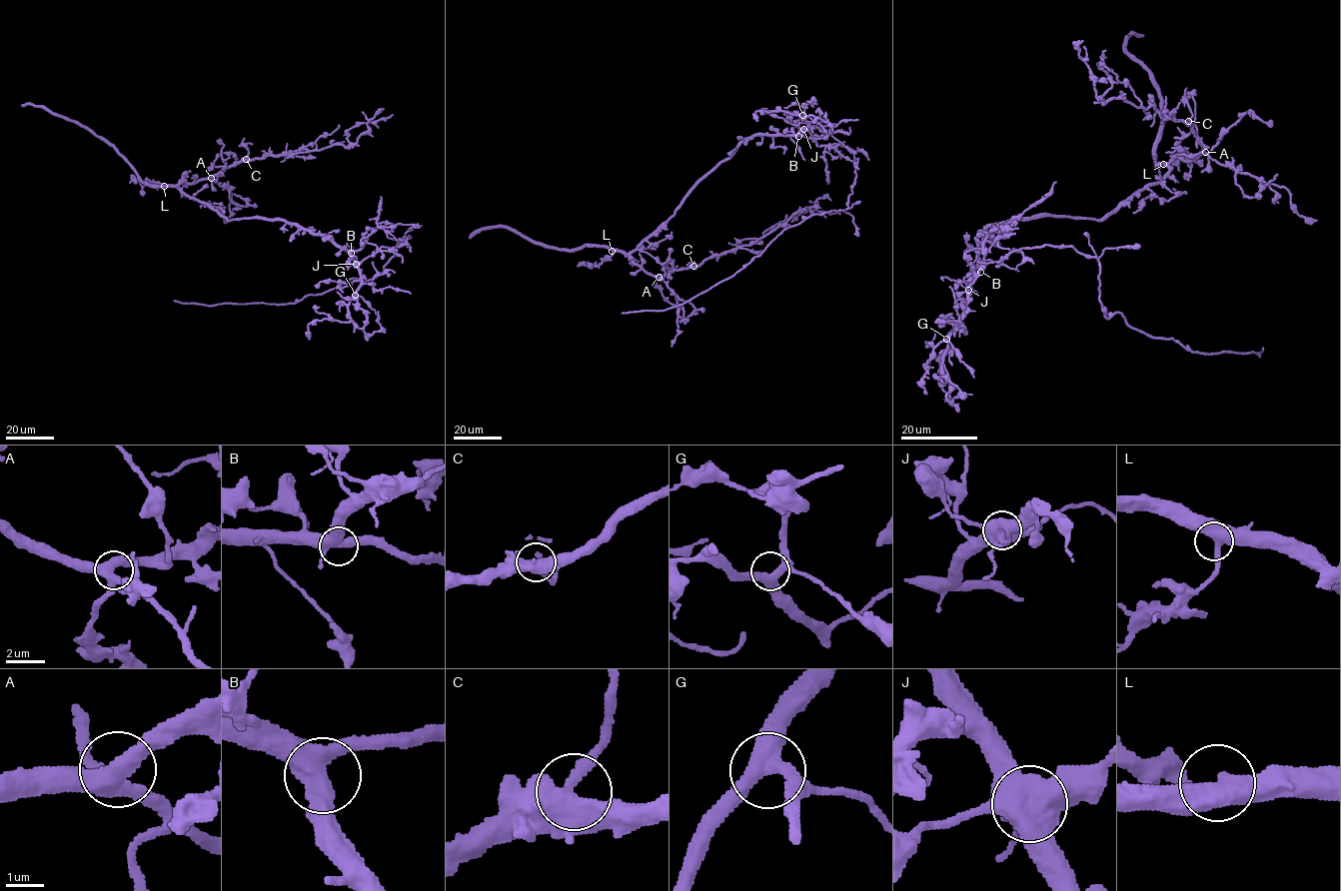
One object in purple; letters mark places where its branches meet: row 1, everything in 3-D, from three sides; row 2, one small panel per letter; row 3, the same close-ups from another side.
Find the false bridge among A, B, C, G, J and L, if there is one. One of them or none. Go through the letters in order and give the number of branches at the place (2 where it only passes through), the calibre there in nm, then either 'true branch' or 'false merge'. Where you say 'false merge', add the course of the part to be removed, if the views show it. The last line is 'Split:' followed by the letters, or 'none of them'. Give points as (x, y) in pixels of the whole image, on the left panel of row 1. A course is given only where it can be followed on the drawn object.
A: 4 branches meet; 440 nm thick; true branch
B: 4 branches meet; 440 nm thick; true branch
C: 5 branches meet; 480 nm thick; true branch
G: 3 branches meet; 400 nm thick; true branch
J: 6 branches meet; 650 nm thick; false merge; foreign part runs (356, 264), (381, 247), (400, 247), (408, 236), (380, 274), (294, 303), (174, 300)
L: 3 branches meet; 440 nm thick; true branch
Split: J

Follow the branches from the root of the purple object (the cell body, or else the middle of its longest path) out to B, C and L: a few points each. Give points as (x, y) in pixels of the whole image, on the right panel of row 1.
B: (979, 236), (980, 272)
C: (979, 236), (1015, 219), (1103, 220), (1134, 193), (1157, 184), (1177, 156), (1192, 159), (1204, 152), (1188, 121)
L: (979, 236), (990, 227), (1015, 219), (1067, 216), (1103, 220), (1134, 193), (1157, 184), (1168, 171), (1163, 164)

